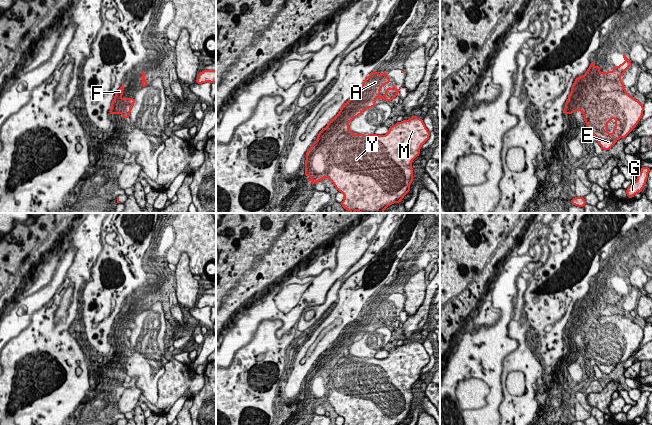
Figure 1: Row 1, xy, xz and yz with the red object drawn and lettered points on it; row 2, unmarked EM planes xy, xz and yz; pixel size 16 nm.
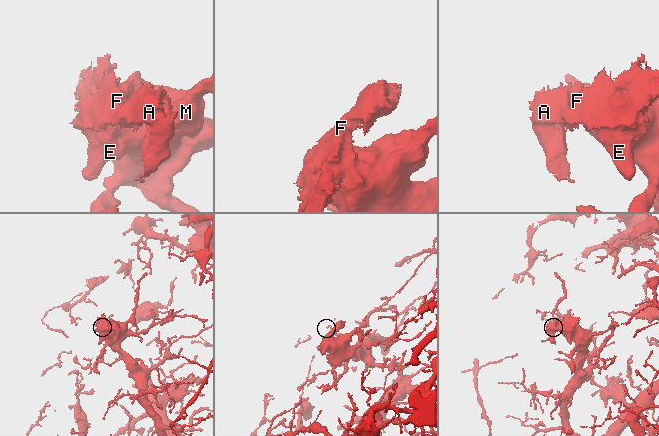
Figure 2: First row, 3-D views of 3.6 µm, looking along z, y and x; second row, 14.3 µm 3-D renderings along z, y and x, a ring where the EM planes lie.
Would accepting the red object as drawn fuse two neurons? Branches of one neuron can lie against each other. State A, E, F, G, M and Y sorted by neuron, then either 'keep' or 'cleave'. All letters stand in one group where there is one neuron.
A / E F G M Y | cleave

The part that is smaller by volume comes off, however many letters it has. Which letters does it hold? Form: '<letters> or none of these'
A

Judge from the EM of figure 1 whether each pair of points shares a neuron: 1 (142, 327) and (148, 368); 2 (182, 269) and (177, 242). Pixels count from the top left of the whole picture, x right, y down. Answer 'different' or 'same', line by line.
1: same
2: different

